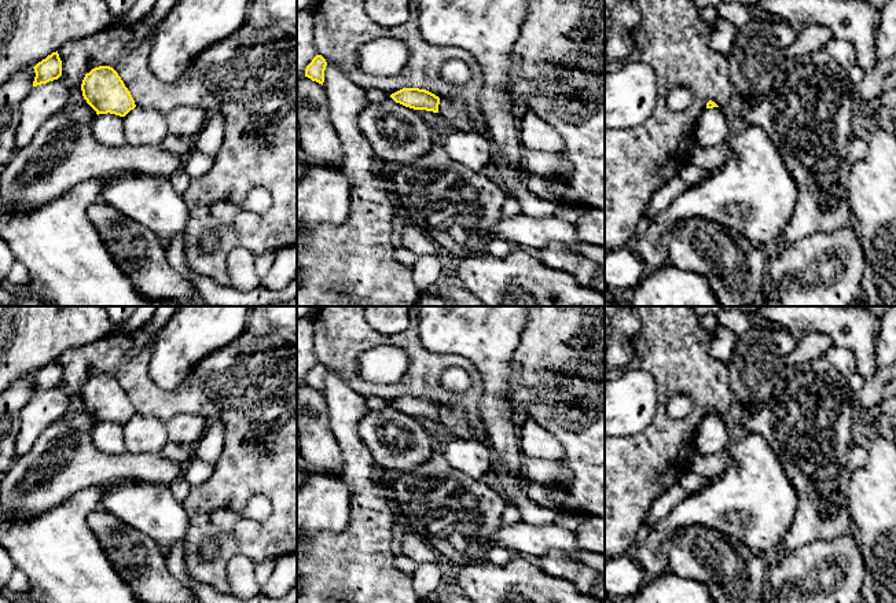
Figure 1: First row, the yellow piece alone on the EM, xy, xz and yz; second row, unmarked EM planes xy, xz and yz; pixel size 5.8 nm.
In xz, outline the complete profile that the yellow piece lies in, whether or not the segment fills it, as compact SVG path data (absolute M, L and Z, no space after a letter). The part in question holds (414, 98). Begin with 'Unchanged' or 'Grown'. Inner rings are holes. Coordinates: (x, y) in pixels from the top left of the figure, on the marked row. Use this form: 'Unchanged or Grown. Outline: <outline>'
Unchanged. Outline: M403 88L390 95L390 98L405 107L414 110L426 110L438 113L440 98L419 88Z

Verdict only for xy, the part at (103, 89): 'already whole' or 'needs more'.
already whole

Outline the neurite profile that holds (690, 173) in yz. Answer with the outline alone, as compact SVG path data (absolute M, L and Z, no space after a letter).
M690 161L680 169L679 176L687 183L687 185L698 184L704 177L705 172Z

